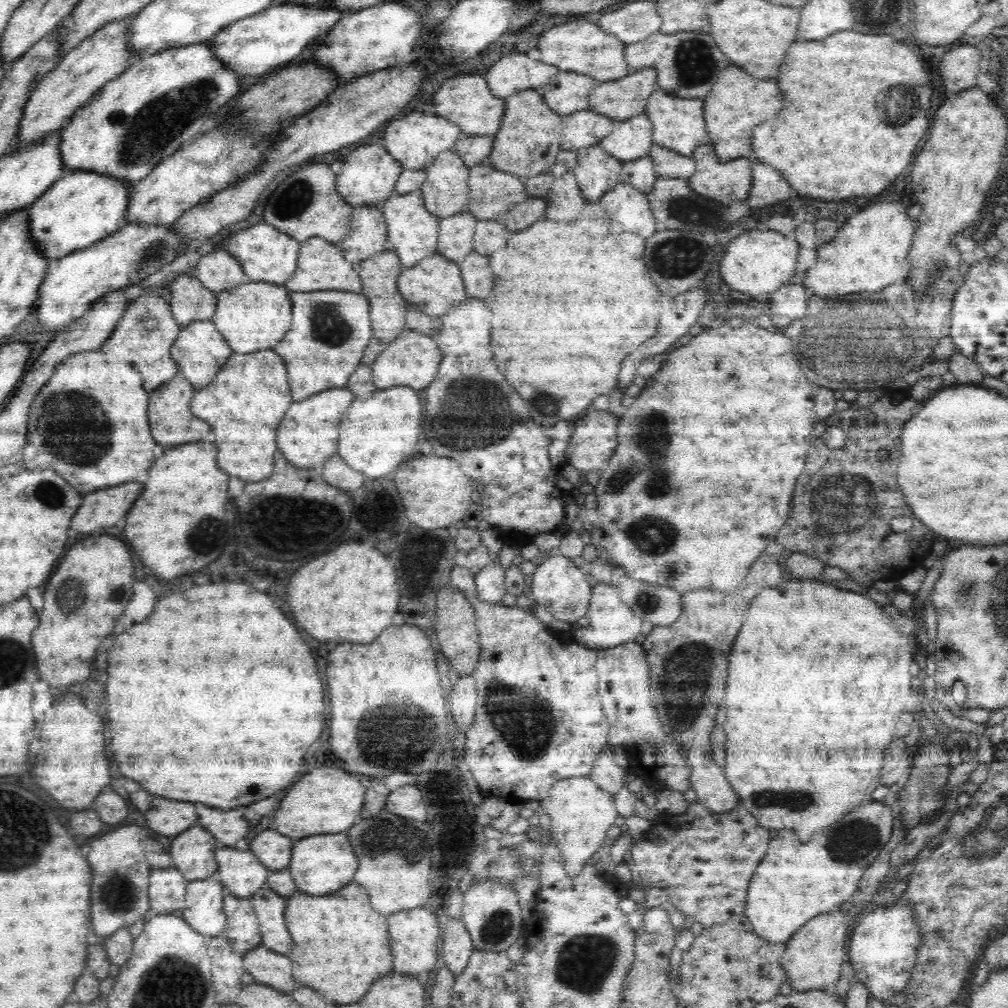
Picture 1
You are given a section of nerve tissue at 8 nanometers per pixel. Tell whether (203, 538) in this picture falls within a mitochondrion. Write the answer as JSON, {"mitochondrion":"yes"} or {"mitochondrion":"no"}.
{"mitochondrion":"yes"}

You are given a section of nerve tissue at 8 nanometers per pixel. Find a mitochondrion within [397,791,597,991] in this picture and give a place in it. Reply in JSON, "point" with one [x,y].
{"point":[495,929]}

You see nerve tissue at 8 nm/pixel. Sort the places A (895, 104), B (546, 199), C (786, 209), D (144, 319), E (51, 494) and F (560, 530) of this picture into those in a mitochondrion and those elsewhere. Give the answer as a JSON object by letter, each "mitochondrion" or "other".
{"A":"mitochondrion","B":"other","C":"other","D":"mitochondrion","E":"mitochondrion","F":"other"}

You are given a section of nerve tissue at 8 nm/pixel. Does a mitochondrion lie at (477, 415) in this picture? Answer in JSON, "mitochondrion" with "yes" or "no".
{"mitochondrion":"yes"}

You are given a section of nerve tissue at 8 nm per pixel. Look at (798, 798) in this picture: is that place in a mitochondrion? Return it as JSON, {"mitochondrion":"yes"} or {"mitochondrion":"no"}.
{"mitochondrion":"yes"}

